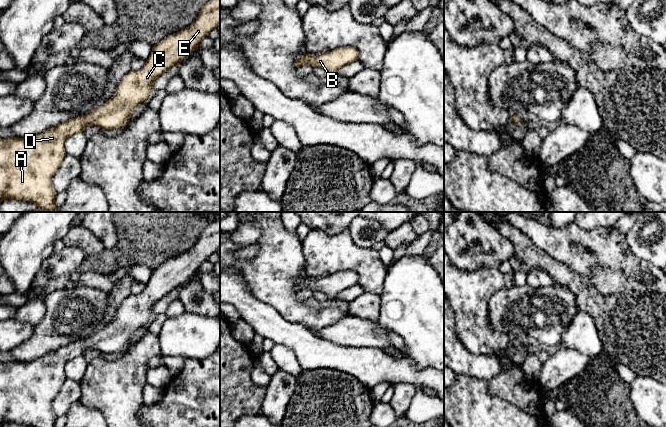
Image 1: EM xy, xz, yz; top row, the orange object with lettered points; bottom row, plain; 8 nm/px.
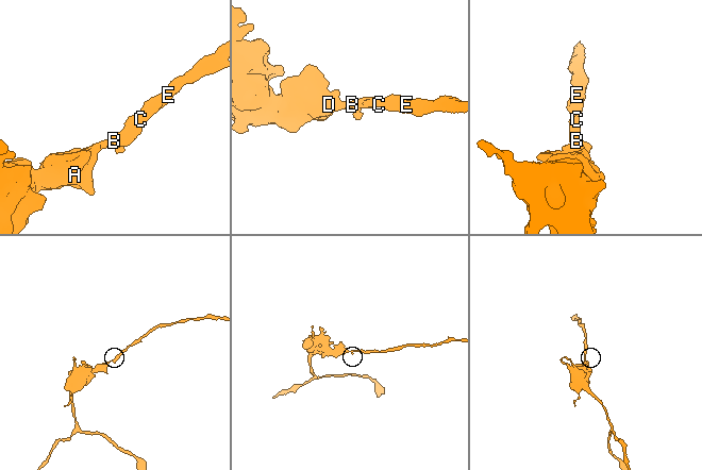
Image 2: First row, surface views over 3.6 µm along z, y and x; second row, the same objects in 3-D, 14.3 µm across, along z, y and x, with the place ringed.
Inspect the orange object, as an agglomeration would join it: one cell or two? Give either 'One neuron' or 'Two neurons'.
One neuron

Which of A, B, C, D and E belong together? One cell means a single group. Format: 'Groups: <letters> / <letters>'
Groups: A B C D E

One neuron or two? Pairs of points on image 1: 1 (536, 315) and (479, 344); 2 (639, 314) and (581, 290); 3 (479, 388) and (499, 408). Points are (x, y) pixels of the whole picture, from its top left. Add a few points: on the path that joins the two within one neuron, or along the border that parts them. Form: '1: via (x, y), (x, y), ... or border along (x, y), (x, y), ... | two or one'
1: border along (489, 312), (491, 326), (504, 332), (509, 338) | two
2: via (625, 314), (611, 314), (595, 304) | one
3: via (482, 393), (494, 405) | one

